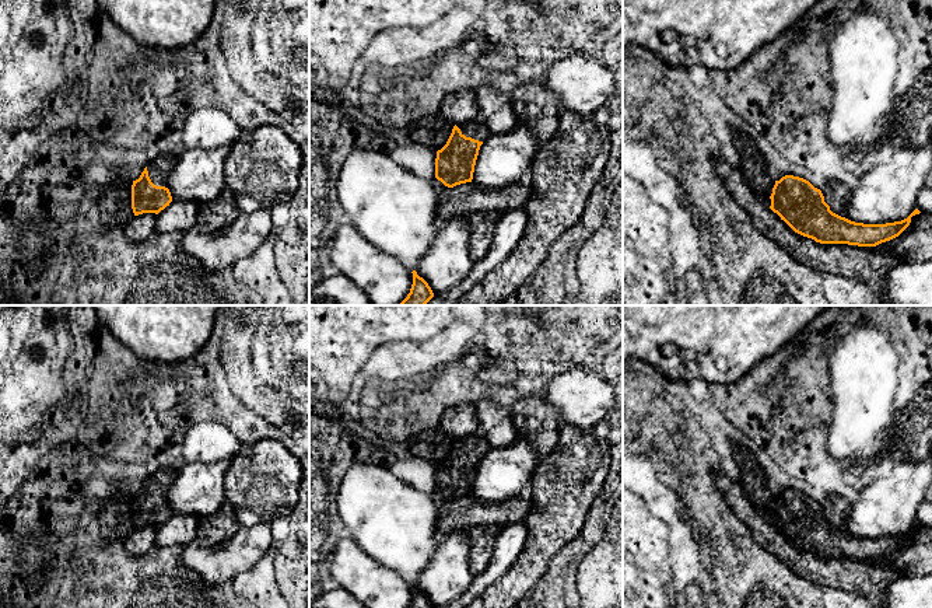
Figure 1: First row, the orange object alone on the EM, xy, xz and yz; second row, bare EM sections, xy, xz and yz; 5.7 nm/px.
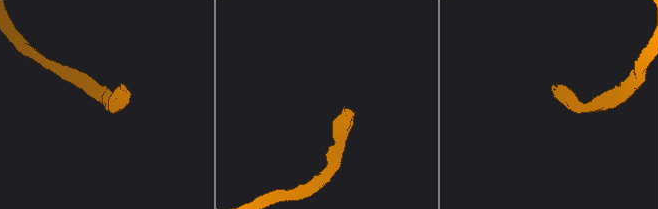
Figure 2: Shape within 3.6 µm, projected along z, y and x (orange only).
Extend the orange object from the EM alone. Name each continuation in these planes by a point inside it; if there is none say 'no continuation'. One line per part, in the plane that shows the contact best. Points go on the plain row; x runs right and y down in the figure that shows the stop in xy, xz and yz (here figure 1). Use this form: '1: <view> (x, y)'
1: xy (160, 482)

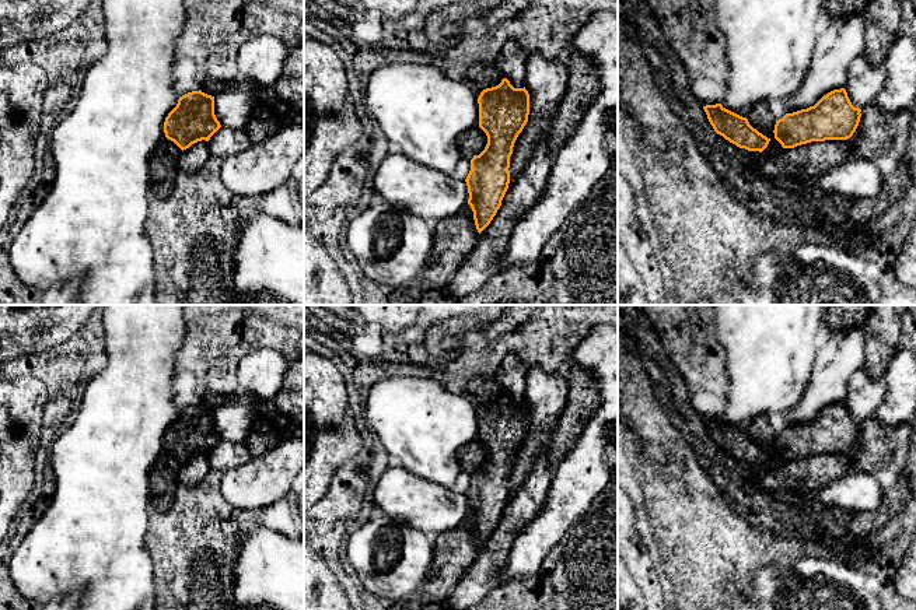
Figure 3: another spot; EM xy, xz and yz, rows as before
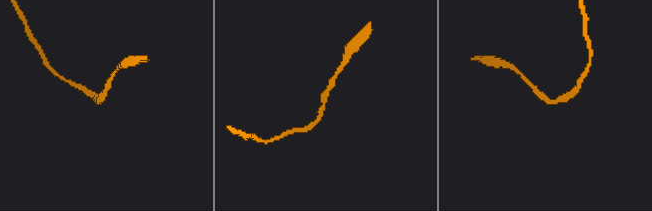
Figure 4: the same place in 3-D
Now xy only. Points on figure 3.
no continuation

